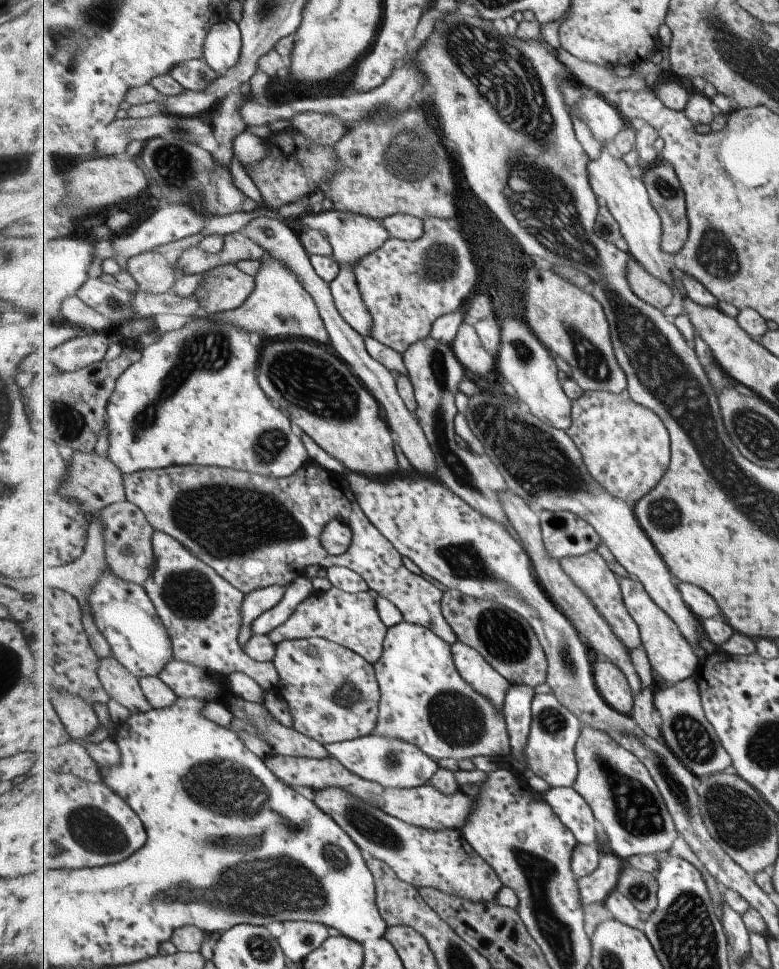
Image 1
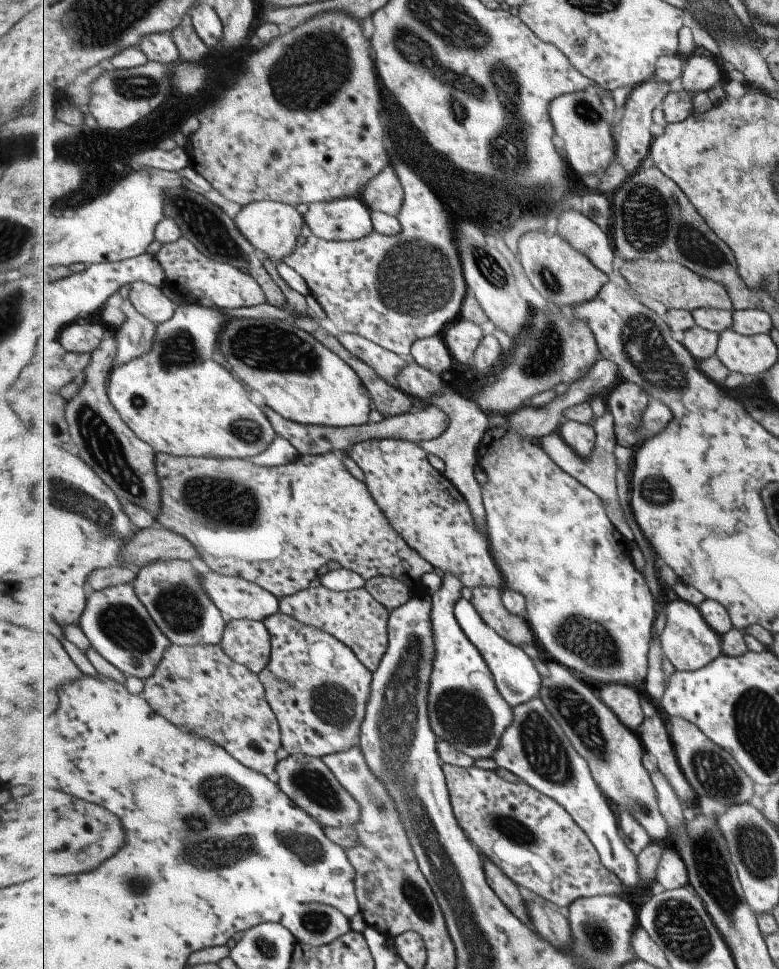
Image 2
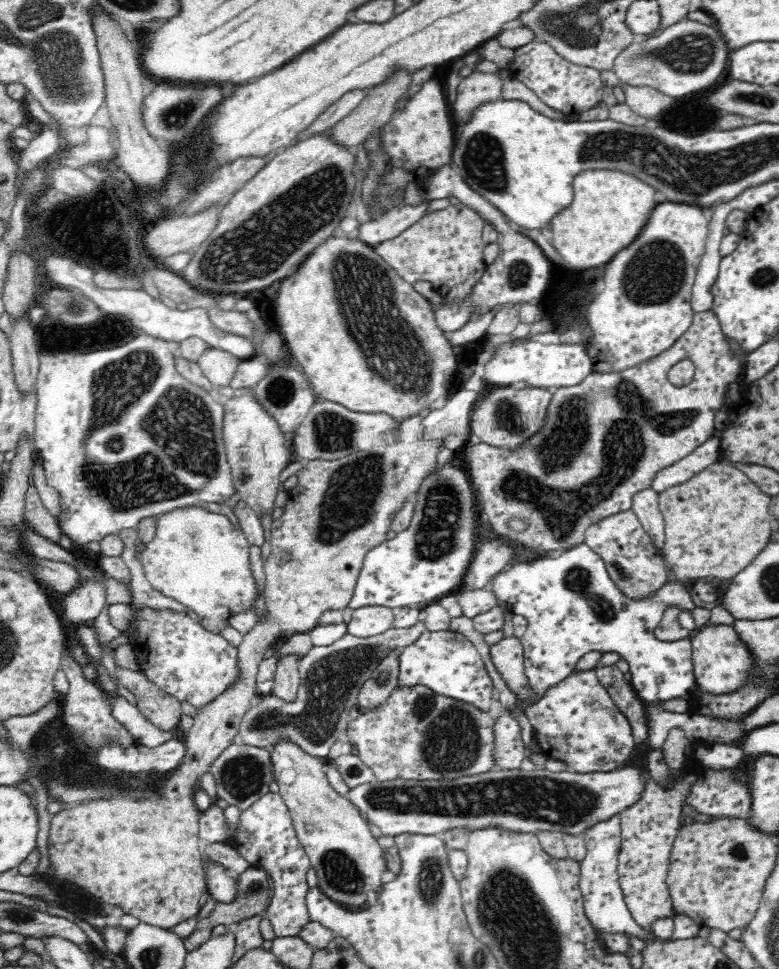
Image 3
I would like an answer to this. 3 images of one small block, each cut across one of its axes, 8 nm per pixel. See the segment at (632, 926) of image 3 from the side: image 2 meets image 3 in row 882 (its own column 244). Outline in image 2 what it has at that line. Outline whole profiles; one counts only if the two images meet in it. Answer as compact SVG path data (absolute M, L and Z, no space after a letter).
M210 571L202 574L202 583L210 597L225 616L225 620L249 619L252 621L264 621L270 616L280 612L280 598L275 596L269 589L260 584L248 581L245 577L231 577Z

